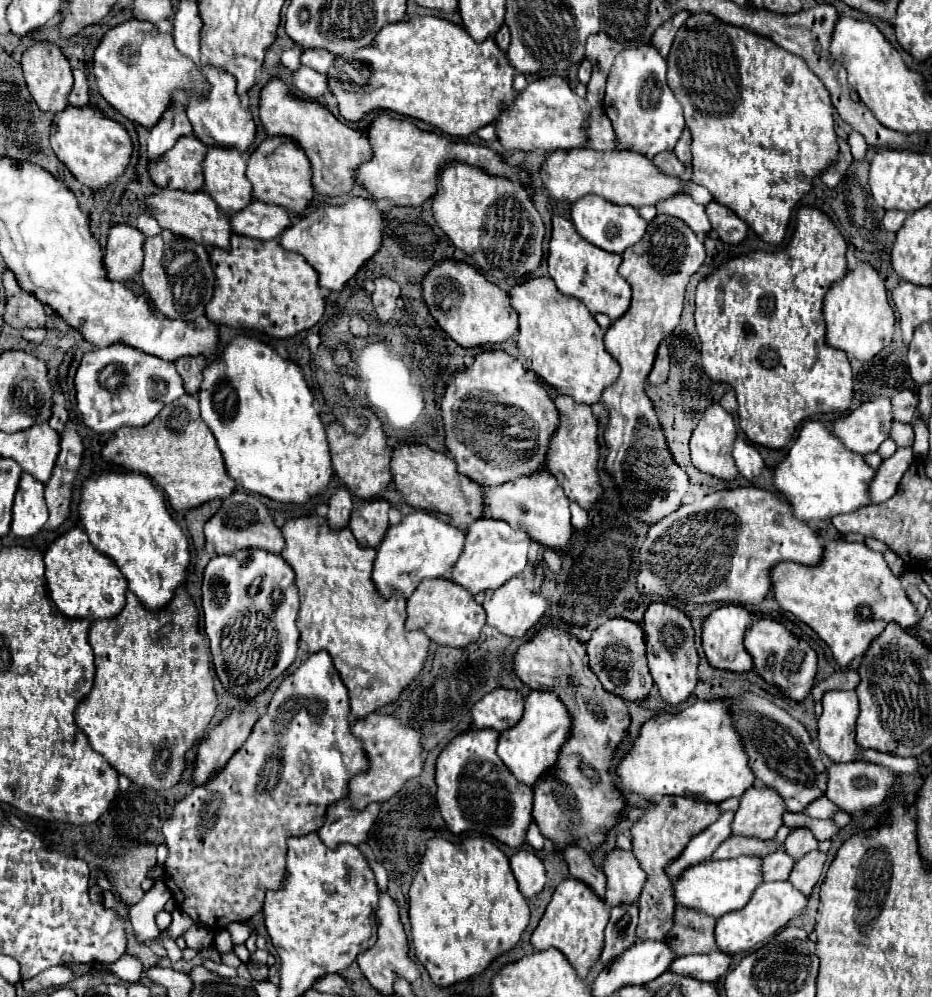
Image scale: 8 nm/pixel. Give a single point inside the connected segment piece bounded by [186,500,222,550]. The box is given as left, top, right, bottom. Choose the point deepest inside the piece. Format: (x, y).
(195, 518)

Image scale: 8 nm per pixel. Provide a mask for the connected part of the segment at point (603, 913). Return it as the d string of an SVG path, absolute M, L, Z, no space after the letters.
M564 878L556 886L538 928L532 932L530 942L536 950L546 950L550 946L558 948L572 964L576 974L580 978L586 978L590 968L600 958L604 946L604 928L608 918L610 918L610 906L602 898L598 898L598 894L594 894L590 886L586 886L586 882L578 882L578 878Z

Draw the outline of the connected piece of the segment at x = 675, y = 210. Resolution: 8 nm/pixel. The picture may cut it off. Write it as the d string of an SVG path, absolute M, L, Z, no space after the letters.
M672 194L670 198L656 202L656 208L662 214L682 218L698 236L702 236L710 230L710 222L708 222L708 216L704 212L704 206L696 204L688 194Z

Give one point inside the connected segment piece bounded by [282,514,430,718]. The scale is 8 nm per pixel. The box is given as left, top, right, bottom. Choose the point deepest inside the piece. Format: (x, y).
(340, 609)

